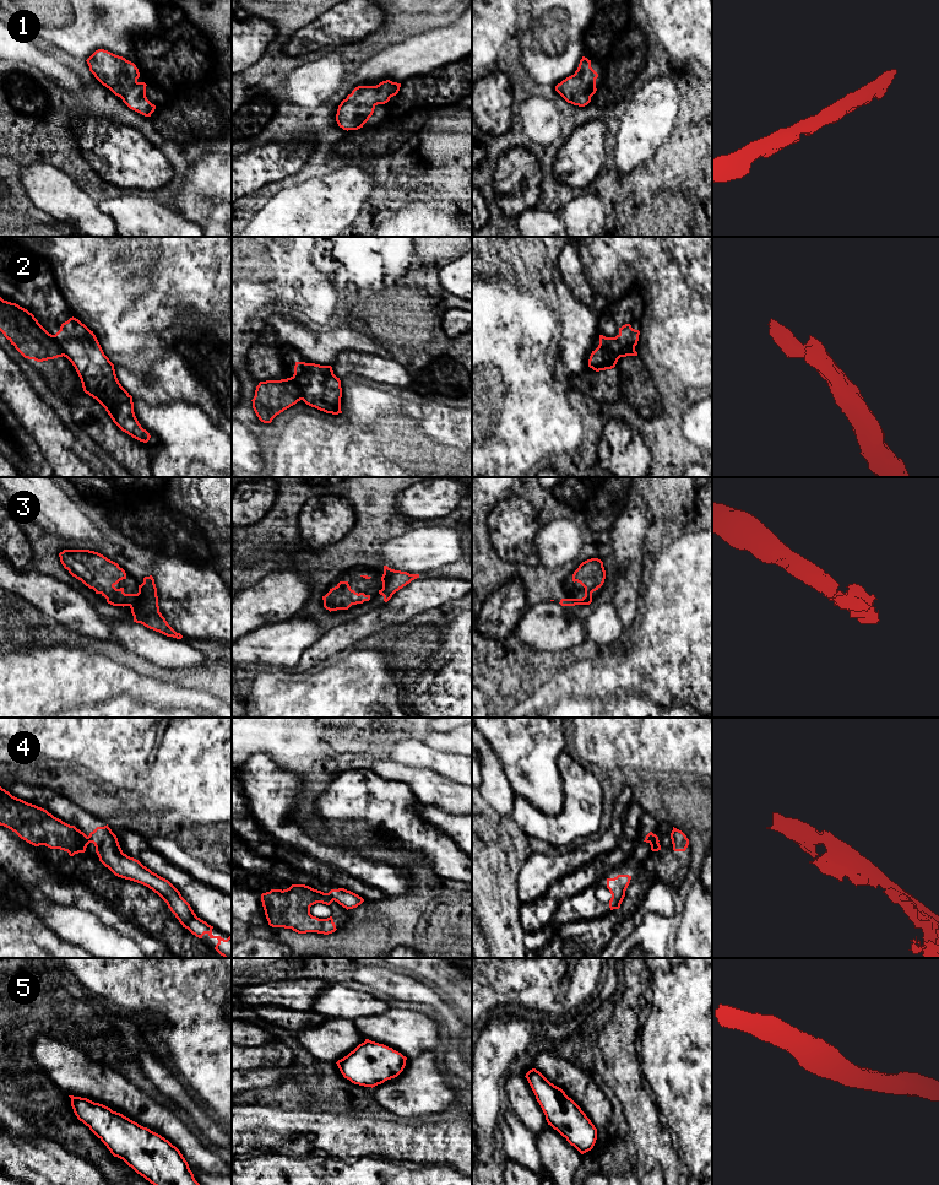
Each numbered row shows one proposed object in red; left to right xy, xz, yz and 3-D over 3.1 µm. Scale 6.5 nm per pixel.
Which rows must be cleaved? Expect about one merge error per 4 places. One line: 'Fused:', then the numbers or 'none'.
Fused: 2

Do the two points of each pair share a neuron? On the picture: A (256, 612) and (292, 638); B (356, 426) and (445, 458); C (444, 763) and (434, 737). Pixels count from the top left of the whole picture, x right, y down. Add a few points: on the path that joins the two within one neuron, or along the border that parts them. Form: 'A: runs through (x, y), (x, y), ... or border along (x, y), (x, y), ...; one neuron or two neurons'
A: border along (294, 617), (287, 621), (261, 625), (245, 634); two neurons
B: runs through (378, 448), (387, 458), (423, 458); one neuron
C: border along (424, 741), (434, 748), (459, 755); two neurons

